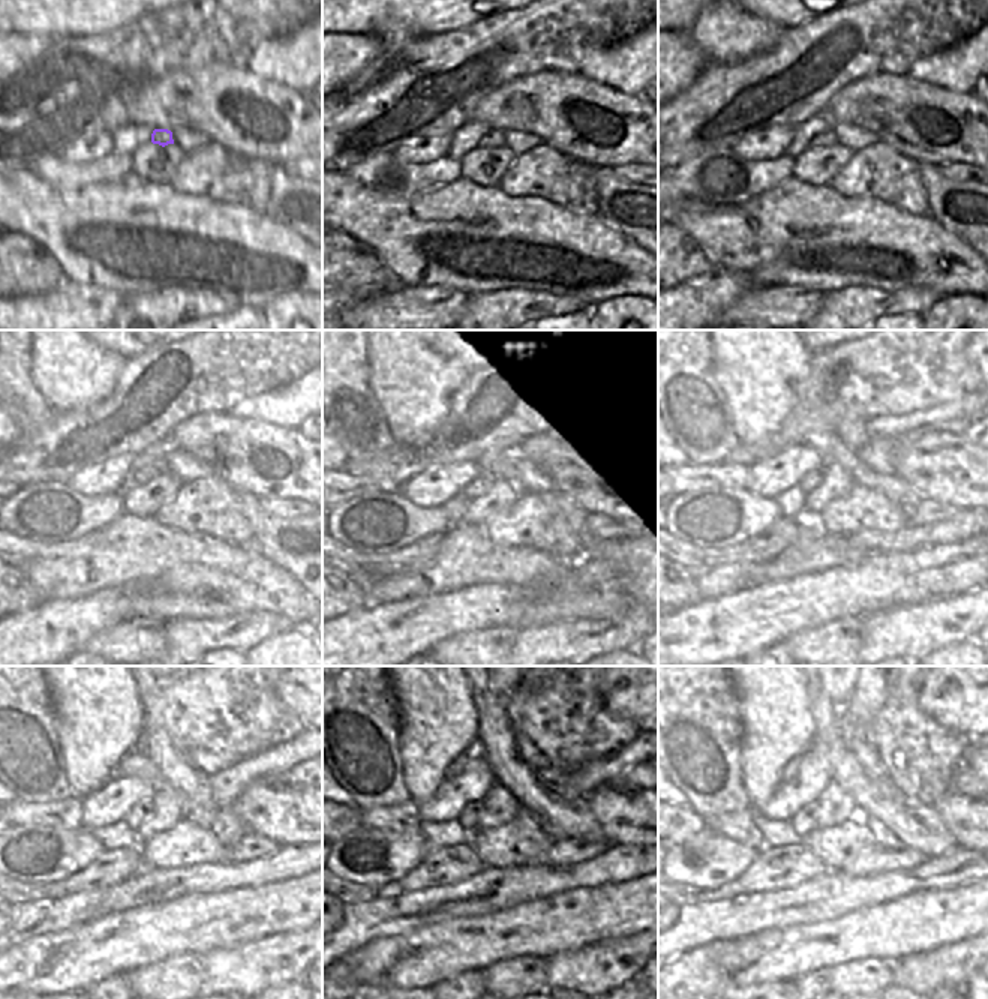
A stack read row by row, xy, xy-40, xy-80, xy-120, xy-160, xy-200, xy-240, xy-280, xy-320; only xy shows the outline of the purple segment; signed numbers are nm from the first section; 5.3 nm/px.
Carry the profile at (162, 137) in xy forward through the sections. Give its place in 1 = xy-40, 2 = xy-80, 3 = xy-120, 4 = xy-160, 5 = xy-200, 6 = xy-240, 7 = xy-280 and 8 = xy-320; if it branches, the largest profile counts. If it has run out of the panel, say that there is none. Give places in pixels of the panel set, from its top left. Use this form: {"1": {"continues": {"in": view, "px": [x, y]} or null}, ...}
{"1": {"continues": {"in": "xy-40", "px": [495, 138]}}, "2": {"continues": {"in": "xy-80", "px": [826, 138]}}, "3": {"continues": {"in": "xy-120", "px": [143, 476]}}, "4": {"continues": {"in": "xy-160", "px": [482, 483]}}, "5": {"continues": {"in": "xy-200", "px": [813, 479]}}, "6": {"continues": {"in": "xy-240", "px": [138, 813]}}, "7": {"continues": {"in": "xy-280", "px": [468, 819]}}, "8": {"continues": {"in": "xy-320", "px": [804, 821]}}}

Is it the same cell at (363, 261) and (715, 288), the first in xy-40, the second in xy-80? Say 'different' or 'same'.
different

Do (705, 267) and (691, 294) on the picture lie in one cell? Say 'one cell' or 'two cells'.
two cells

